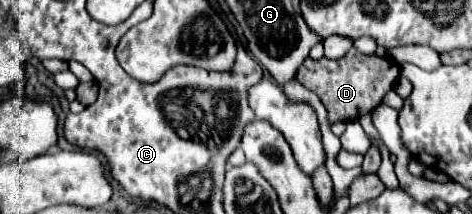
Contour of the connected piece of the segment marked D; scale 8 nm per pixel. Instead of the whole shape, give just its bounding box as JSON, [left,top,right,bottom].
[297,48,401,124]

